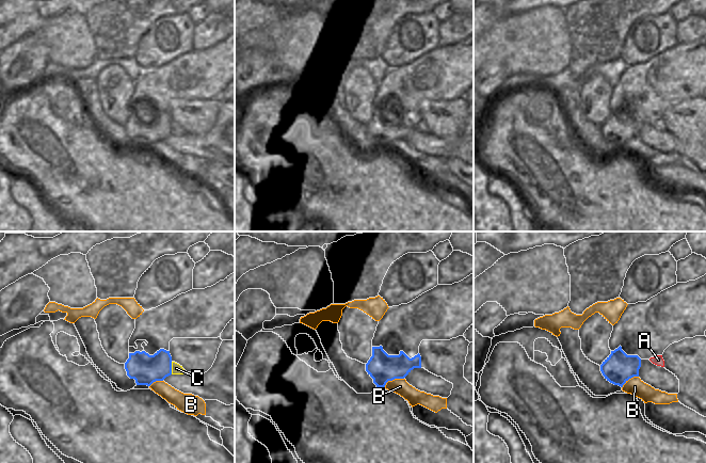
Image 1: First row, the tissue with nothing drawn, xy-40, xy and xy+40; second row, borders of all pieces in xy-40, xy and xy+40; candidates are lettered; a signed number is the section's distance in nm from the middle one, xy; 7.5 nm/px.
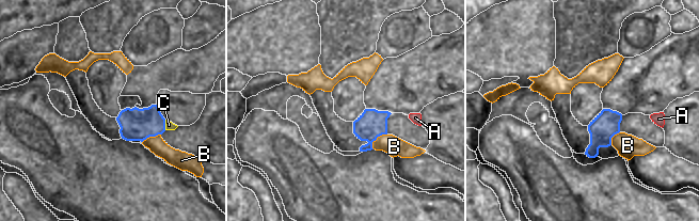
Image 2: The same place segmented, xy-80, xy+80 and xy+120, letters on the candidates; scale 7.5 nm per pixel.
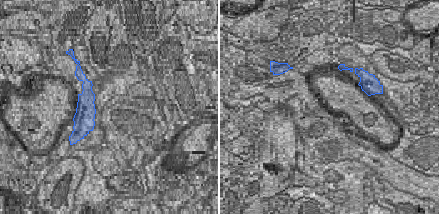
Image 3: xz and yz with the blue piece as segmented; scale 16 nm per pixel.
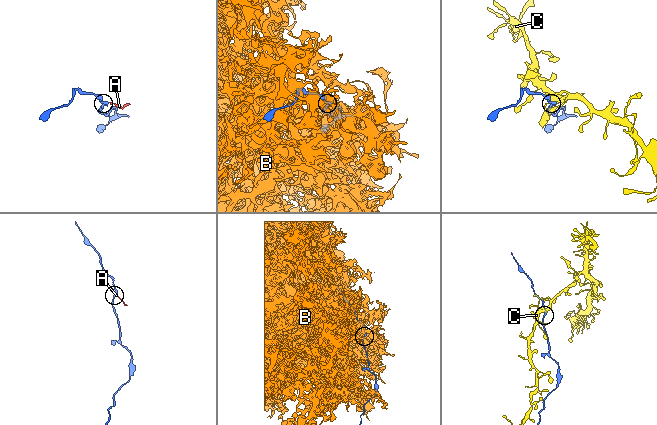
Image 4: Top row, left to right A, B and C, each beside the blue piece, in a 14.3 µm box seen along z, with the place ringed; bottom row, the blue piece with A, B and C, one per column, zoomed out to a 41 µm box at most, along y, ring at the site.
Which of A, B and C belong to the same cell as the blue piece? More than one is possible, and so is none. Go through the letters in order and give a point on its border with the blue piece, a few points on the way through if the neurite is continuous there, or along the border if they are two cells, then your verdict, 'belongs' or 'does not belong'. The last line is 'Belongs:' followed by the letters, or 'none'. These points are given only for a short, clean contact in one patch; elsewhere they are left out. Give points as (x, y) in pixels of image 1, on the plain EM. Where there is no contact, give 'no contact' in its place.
A: no contact; does not belong
B: meets blue in xy at (392, 140); does not belong
C: meets blue in xy-40 at (171, 129); does not belong
Belongs: none

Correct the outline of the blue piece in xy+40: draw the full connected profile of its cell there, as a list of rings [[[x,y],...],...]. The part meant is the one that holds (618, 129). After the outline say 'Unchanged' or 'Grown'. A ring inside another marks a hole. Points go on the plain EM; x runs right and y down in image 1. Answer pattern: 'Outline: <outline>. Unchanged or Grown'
Outline: [[[620,107],[603,123],[600,132],[605,140],[614,146],[623,146],[631,139],[639,138],[641,119],[627,116]]]. Unchanged.

